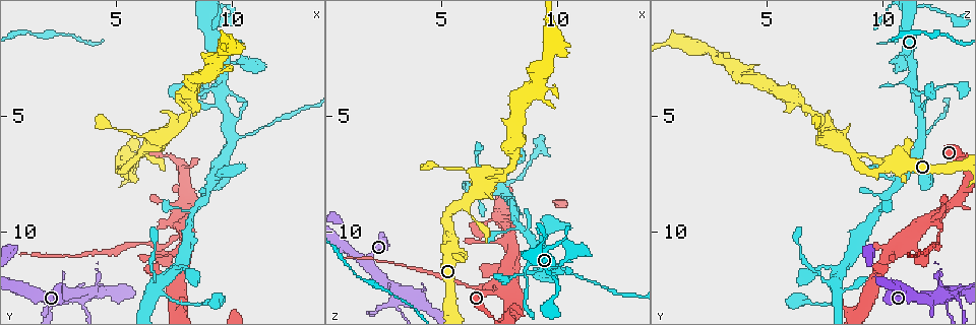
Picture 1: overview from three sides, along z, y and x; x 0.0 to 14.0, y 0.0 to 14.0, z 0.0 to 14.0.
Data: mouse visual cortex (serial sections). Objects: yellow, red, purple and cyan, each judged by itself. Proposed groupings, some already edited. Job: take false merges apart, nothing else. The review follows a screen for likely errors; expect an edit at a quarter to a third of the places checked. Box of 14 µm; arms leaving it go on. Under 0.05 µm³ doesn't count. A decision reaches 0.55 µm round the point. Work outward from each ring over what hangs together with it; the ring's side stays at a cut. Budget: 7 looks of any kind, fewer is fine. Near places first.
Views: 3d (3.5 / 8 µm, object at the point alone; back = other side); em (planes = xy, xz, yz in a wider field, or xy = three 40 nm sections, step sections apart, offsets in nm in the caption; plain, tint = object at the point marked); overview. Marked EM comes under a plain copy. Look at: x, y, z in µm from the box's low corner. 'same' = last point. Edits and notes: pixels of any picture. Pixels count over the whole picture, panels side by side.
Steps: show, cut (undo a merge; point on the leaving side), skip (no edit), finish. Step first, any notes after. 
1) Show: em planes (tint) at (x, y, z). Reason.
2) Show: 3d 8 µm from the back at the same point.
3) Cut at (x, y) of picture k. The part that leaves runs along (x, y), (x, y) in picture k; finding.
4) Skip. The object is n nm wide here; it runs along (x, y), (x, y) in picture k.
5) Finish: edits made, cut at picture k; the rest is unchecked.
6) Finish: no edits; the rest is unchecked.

Show: 3d 3.5 µm from the back at (8.2, 9.1, 12.6). Thin arm on a thick one.

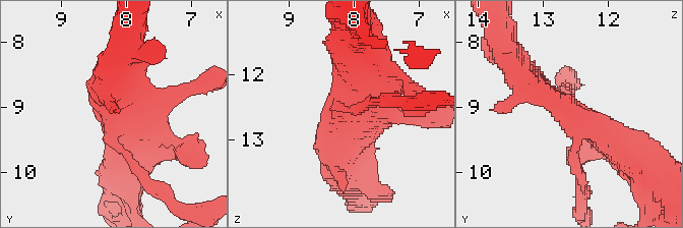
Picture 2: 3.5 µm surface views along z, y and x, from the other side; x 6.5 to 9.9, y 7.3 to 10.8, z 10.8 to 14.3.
Show: em xy step 5 (tint) at (8.15, 9.20, 12.45).

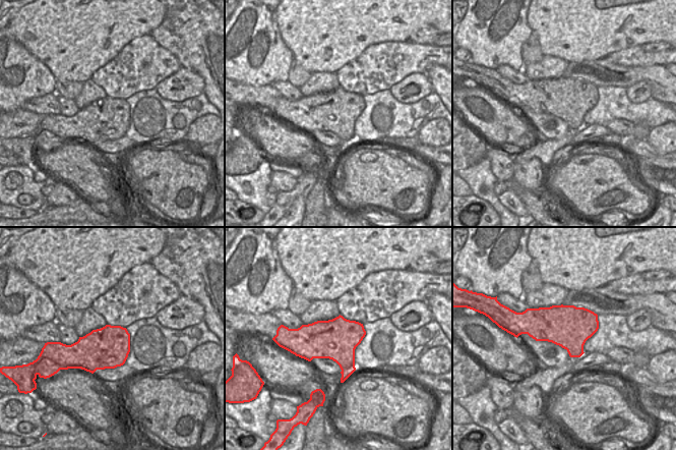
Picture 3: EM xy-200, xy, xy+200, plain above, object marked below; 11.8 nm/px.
Cut at (579, 171) of picture 2. The part that leaves runs along (575, 145), (580, 207) in picture 2; two cells meet here.

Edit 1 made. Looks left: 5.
Show: 3d 8 µm at (3.2, 12.8, 12.8). Thick turns thin.

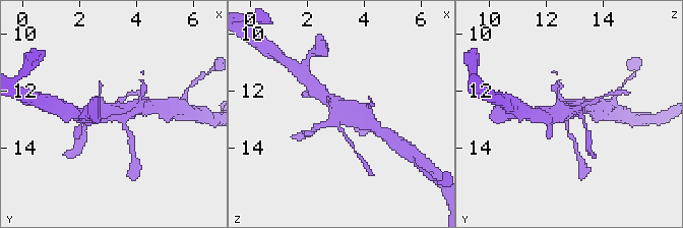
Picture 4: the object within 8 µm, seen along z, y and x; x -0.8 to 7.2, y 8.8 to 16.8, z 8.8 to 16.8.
Show: em planes (tint) at (3.2, 12.7, 12.8).

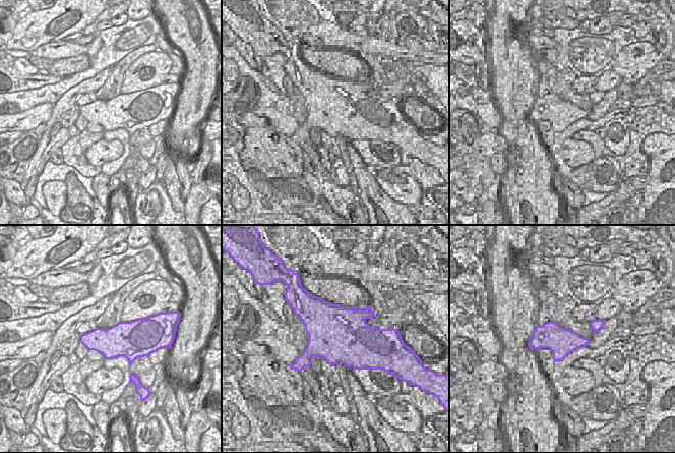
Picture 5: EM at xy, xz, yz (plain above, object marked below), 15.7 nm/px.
Skip. It runs along (320, 94), (340, 112), (369, 124) in picture 4; one cell here.

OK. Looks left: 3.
Show: 3d 8 µm at (10.0, 5.9, 11.7). A fork.

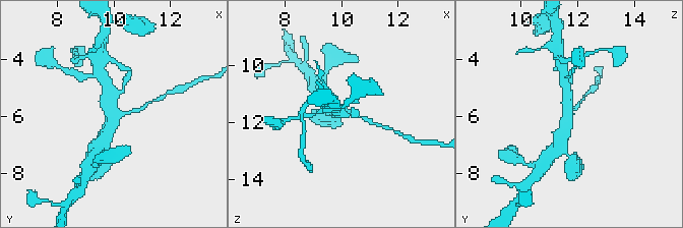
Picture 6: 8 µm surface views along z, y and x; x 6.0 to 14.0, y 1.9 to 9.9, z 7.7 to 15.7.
Show: em planes (tint) at (10.0, 5.9, 11.7). 3 arms meet here; the arms are 150, 350, 450 nm wide.

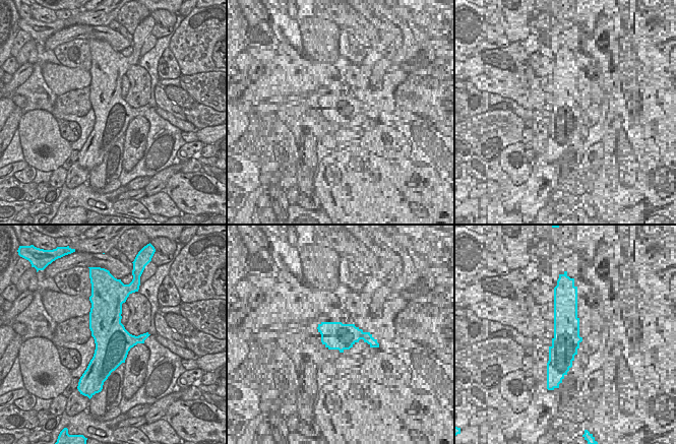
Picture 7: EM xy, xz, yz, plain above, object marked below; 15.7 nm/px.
Cut at (370, 120) of picture 6. The object is 550 nm wide here; the part that leaves runs along (359, 117), (391, 129) in picture 6; two cells meet here.

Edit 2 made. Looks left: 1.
Finish: edits made, cut at picture 2, cut at picture 6; the rest is unchecked.

